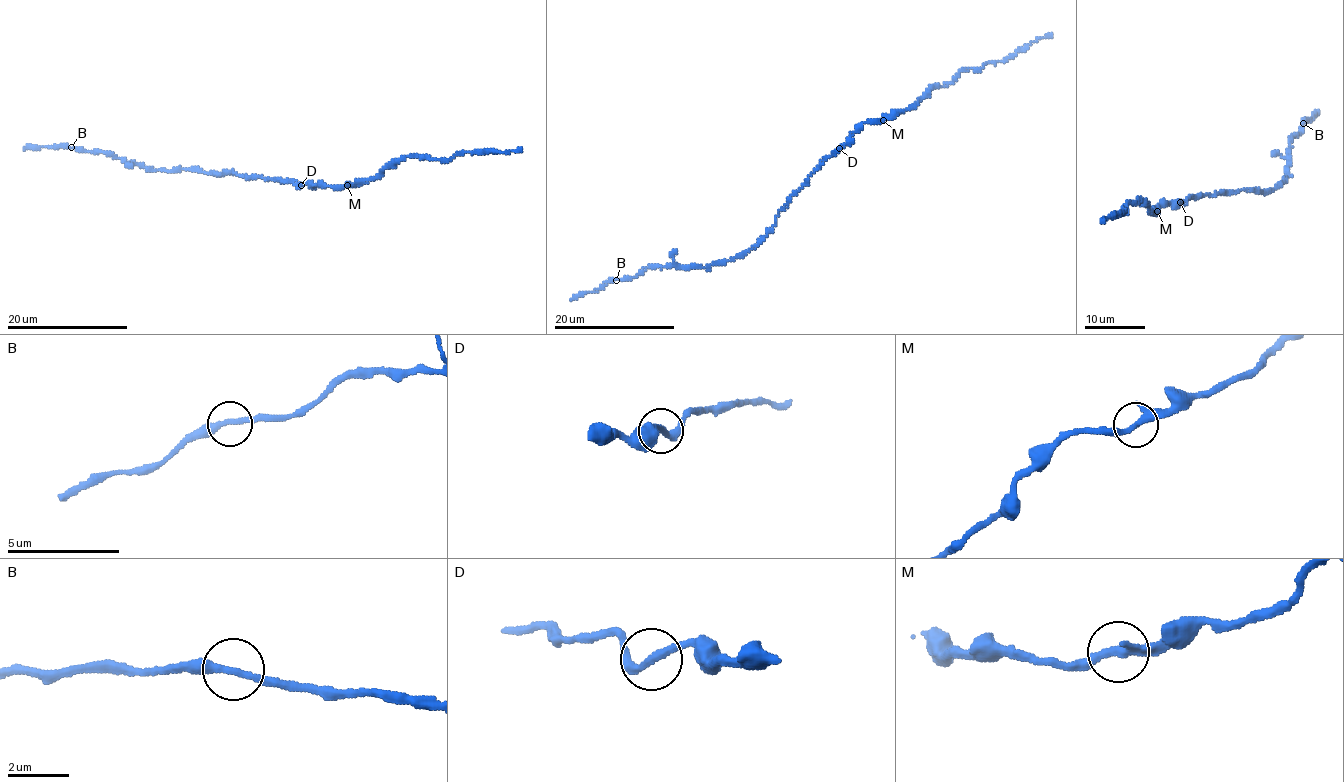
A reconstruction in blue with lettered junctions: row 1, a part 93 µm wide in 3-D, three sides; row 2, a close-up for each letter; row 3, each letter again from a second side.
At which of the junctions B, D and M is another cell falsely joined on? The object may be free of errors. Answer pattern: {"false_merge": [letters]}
{"false_merge": []}

